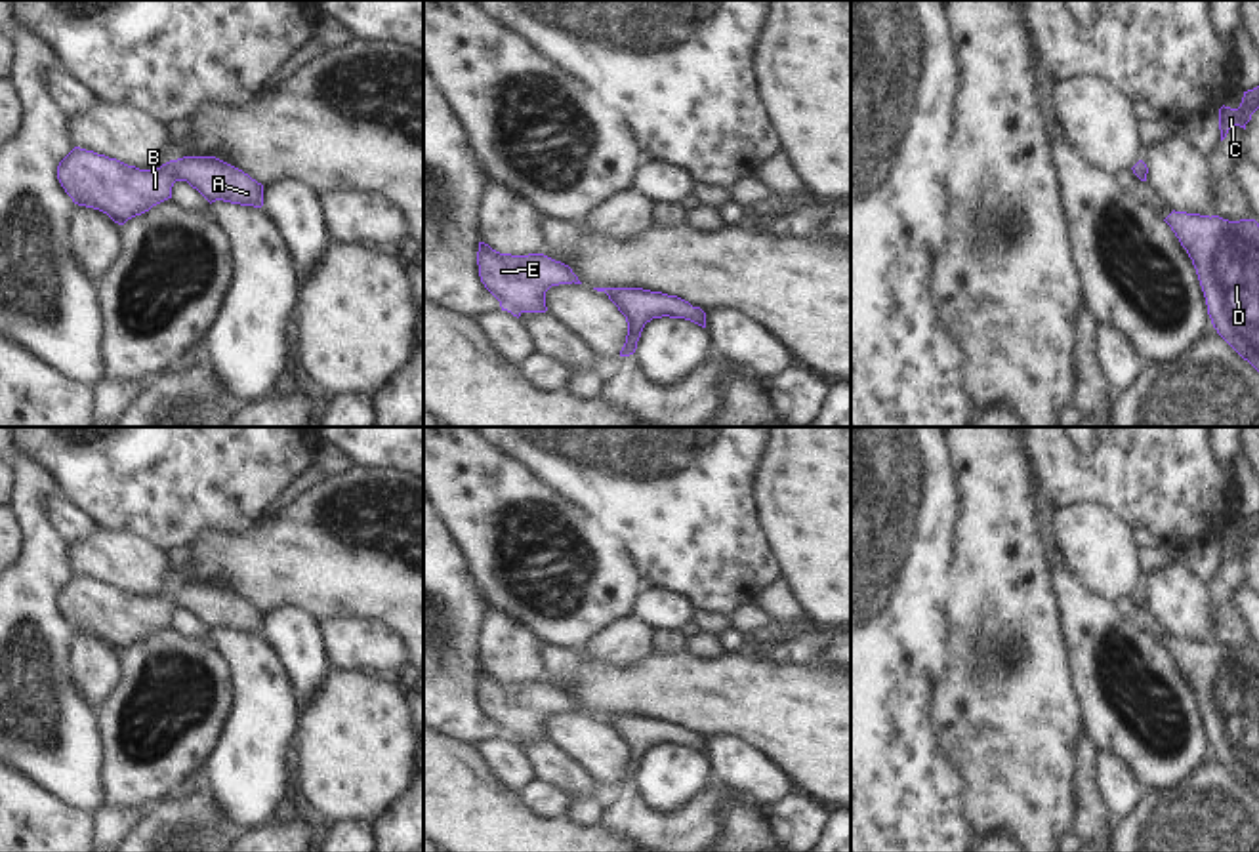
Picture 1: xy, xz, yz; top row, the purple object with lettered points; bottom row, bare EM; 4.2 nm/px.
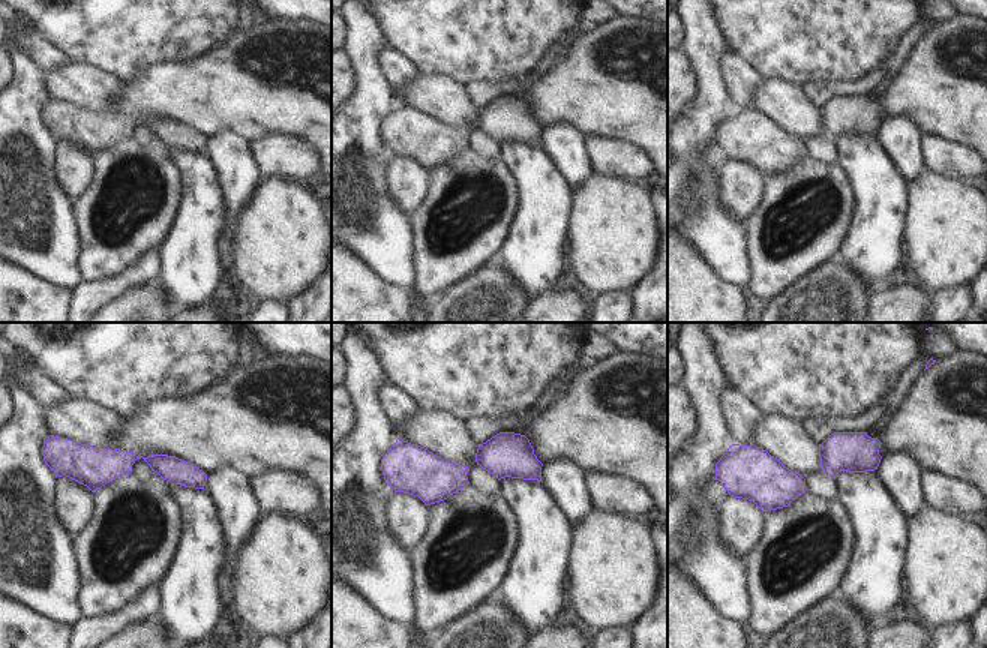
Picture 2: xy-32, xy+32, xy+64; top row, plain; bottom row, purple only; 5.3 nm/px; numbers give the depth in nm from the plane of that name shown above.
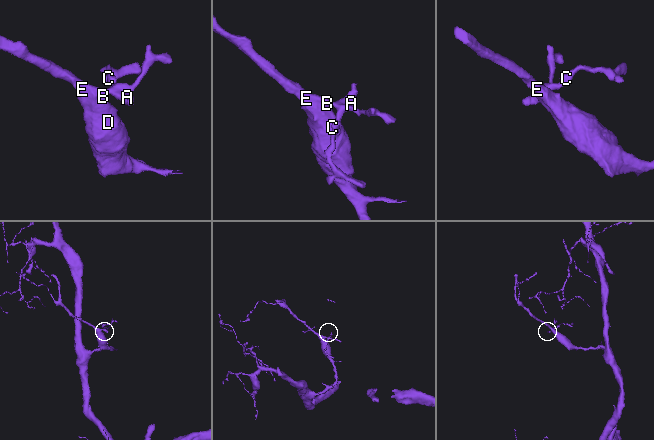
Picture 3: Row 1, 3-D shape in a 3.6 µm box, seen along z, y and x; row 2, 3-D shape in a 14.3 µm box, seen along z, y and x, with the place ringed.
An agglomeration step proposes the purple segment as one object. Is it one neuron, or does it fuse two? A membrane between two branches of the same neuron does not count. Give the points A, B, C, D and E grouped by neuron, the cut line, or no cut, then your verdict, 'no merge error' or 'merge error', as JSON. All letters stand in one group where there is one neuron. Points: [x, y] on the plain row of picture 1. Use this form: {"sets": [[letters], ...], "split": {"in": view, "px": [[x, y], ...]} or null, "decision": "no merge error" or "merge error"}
{"sets": [["A", "B", "C", "D", "E"]], "split": null, "decision": "no merge error"}

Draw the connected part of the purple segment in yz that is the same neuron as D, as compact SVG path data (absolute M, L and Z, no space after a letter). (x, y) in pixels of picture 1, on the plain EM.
M1175 637L1164 648L1192 686L1213 755L1259 799L1259 650Z

